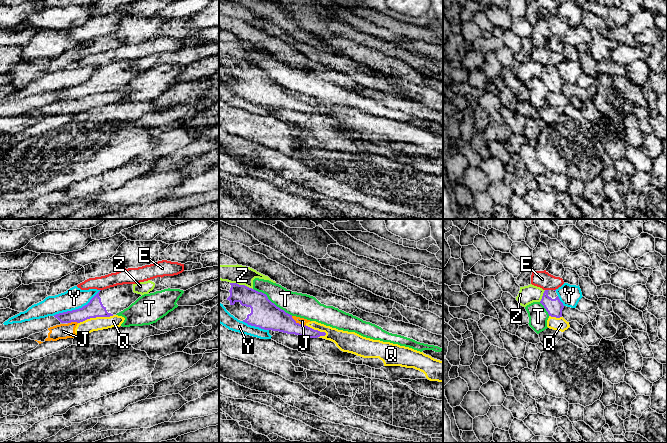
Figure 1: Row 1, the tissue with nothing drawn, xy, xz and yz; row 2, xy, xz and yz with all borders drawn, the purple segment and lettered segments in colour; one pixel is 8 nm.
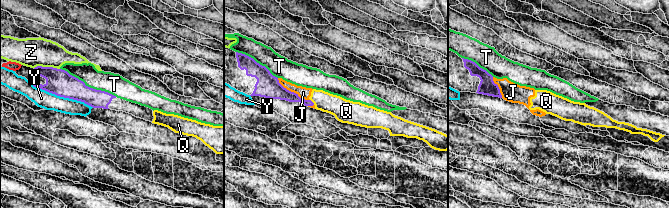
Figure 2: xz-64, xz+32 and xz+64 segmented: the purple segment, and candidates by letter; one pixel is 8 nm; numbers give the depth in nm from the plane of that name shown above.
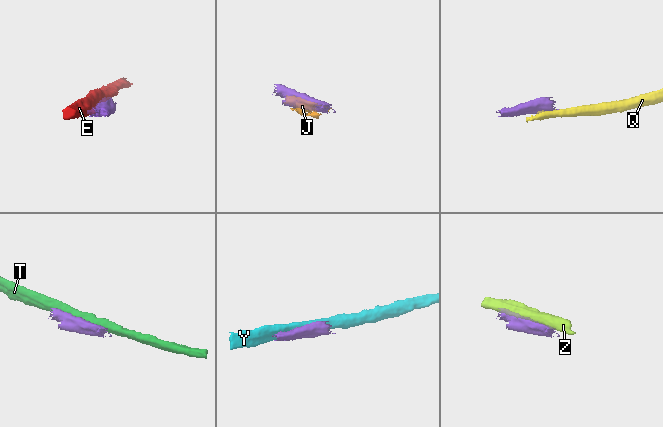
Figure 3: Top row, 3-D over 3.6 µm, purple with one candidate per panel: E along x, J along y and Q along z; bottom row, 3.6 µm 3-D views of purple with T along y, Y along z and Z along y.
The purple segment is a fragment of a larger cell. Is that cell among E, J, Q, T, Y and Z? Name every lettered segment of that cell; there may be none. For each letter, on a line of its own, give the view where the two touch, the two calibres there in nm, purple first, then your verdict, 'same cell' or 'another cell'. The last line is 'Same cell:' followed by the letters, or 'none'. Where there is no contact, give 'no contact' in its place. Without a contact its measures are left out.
E: yz | 140/140 nm | another cell
J: xz | 220/60 nm | another cell
Q: xy | 140/110 nm | another cell
T: xz | 220/190 nm | another cell
Y: xy | 140/170 nm | another cell
Z: xz | 180/160 nm | another cell
Same cell: none

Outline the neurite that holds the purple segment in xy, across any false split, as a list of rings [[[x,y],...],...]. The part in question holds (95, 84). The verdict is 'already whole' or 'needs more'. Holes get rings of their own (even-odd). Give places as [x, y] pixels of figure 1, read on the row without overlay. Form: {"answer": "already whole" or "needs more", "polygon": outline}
{"answer": "needs more", "polygon": [[[123,60],[99,67],[82,84],[54,91],[61,99],[83,98],[90,94],[110,93],[128,84],[141,70],[133,68],[133,60]]]}

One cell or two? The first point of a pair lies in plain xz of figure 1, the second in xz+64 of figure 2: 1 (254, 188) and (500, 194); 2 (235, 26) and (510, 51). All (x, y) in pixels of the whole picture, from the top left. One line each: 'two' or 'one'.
1: one
2: one

